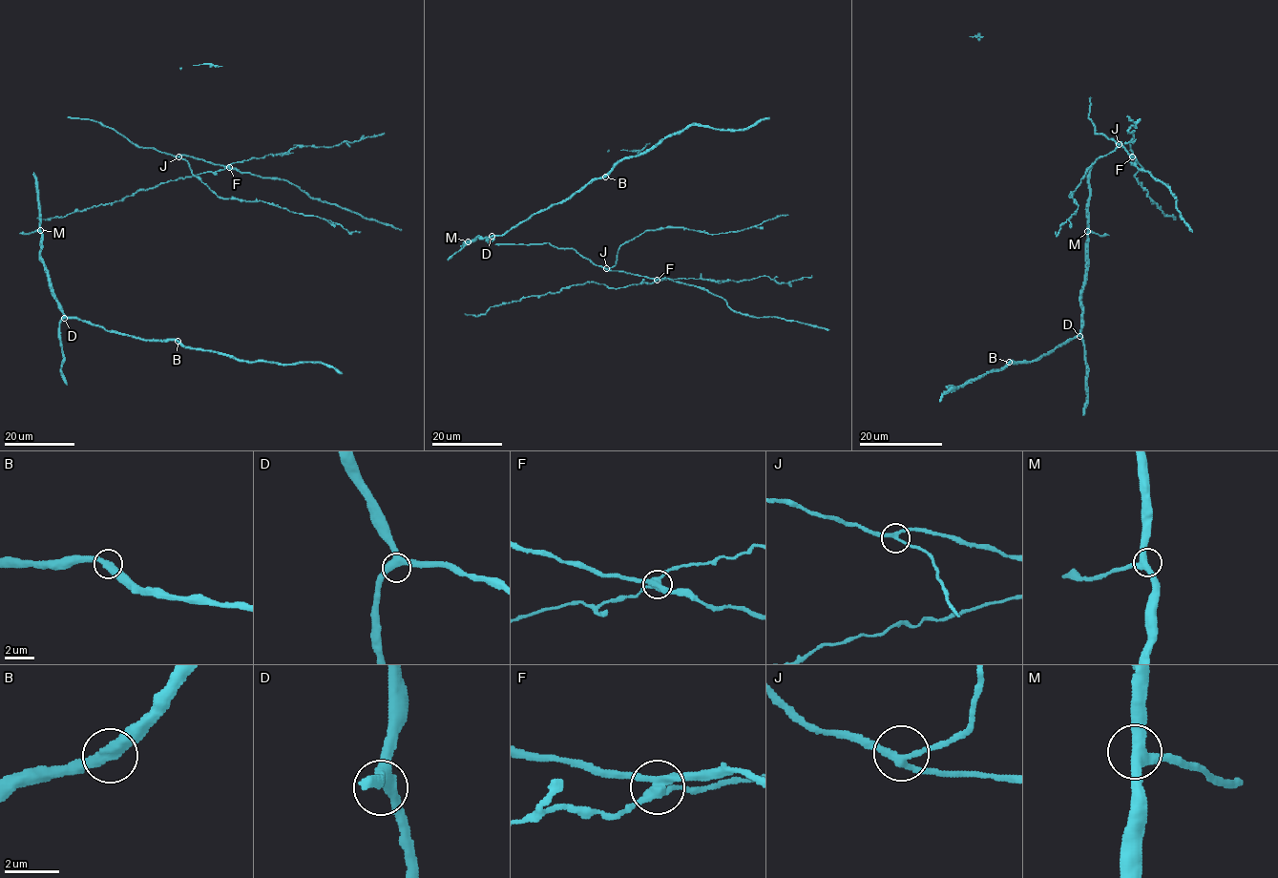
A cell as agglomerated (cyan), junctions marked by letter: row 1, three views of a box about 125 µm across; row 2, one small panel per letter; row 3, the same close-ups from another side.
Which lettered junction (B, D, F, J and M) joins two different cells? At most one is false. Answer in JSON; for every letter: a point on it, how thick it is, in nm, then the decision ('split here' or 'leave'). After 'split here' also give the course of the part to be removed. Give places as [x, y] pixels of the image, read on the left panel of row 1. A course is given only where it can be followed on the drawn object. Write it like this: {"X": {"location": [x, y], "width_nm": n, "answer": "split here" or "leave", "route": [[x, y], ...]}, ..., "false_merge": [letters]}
{"B": {"location": [178, 341], "width_nm": 420, "answer": "leave"}, "D": {"location": [64, 318], "width_nm": 400, "answer": "leave"}, "F": {"location": [229, 167], "width_nm": 360, "answer": "split here", "route": [[229, 167], [157, 184], [116, 201], [74, 210], [63, 217], [37, 218]]}, "J": {"location": [178, 156], "width_nm": 240, "answer": "leave"}, "M": {"location": [40, 230], "width_nm": 360, "answer": "leave"}, "false_merge": ["F"]}

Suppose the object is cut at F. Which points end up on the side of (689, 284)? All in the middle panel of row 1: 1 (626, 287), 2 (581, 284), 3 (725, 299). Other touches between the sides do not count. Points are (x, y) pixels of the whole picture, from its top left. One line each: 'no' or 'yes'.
1: no
2: no
3: yes

